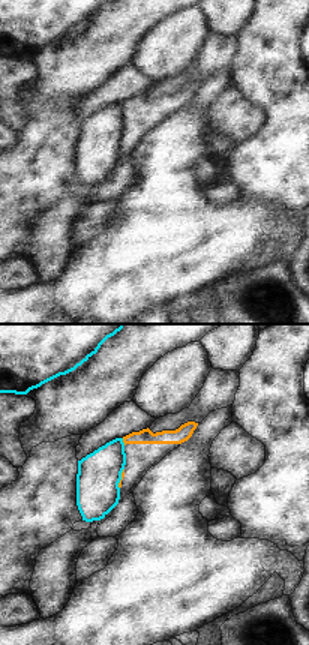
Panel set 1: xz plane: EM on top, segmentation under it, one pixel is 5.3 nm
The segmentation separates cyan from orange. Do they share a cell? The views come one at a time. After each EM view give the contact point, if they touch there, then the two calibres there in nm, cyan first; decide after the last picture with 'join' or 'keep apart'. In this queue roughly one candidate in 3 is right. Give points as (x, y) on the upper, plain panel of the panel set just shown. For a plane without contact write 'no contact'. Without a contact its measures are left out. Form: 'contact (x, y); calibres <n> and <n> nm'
contact (122, 105); calibres 240 and 80 nm

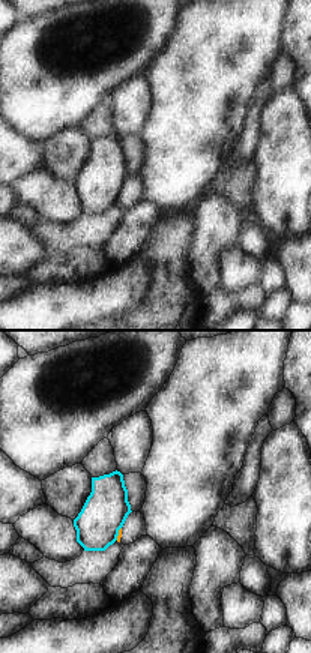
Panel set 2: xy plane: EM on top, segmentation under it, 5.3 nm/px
contact (117, 197); calibres 240 and 20 nm

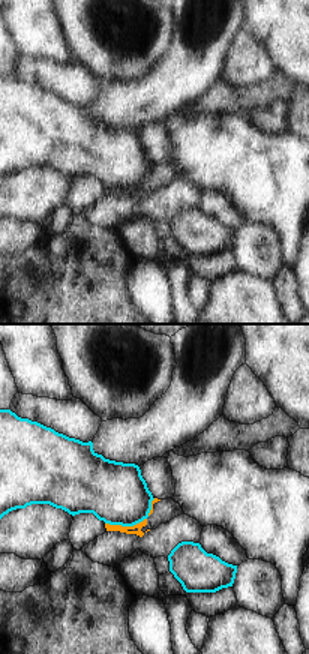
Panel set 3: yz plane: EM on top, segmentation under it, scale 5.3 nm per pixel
contact (125, 189); calibres 320 and 50 nm

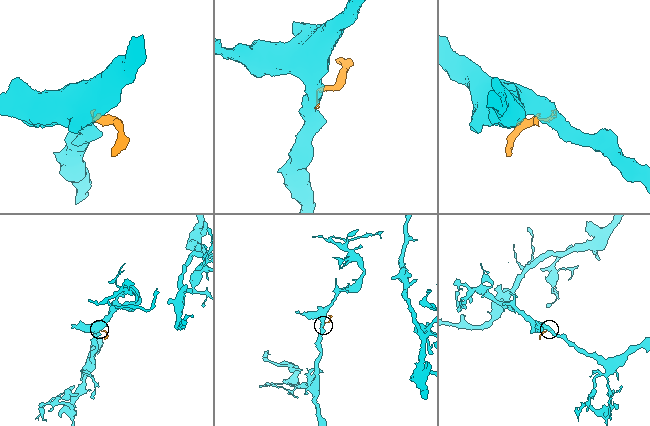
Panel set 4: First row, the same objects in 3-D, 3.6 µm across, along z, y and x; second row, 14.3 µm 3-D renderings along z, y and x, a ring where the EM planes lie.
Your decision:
keep apart

